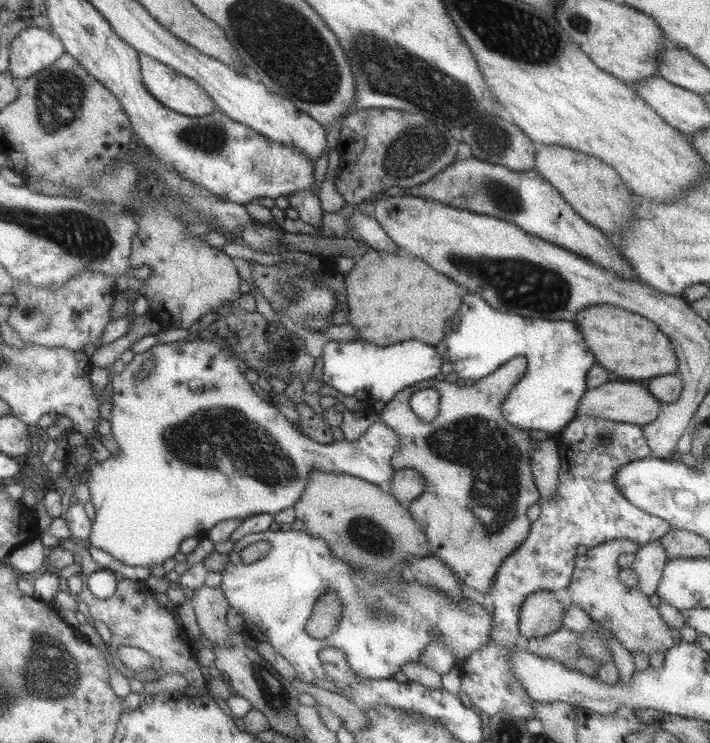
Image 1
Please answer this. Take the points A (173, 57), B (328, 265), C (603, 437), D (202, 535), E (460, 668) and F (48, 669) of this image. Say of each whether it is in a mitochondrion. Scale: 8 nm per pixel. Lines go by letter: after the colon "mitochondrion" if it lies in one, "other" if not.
A: other
B: other
C: mitochondrion
D: other
E: other
F: mitochondrion

